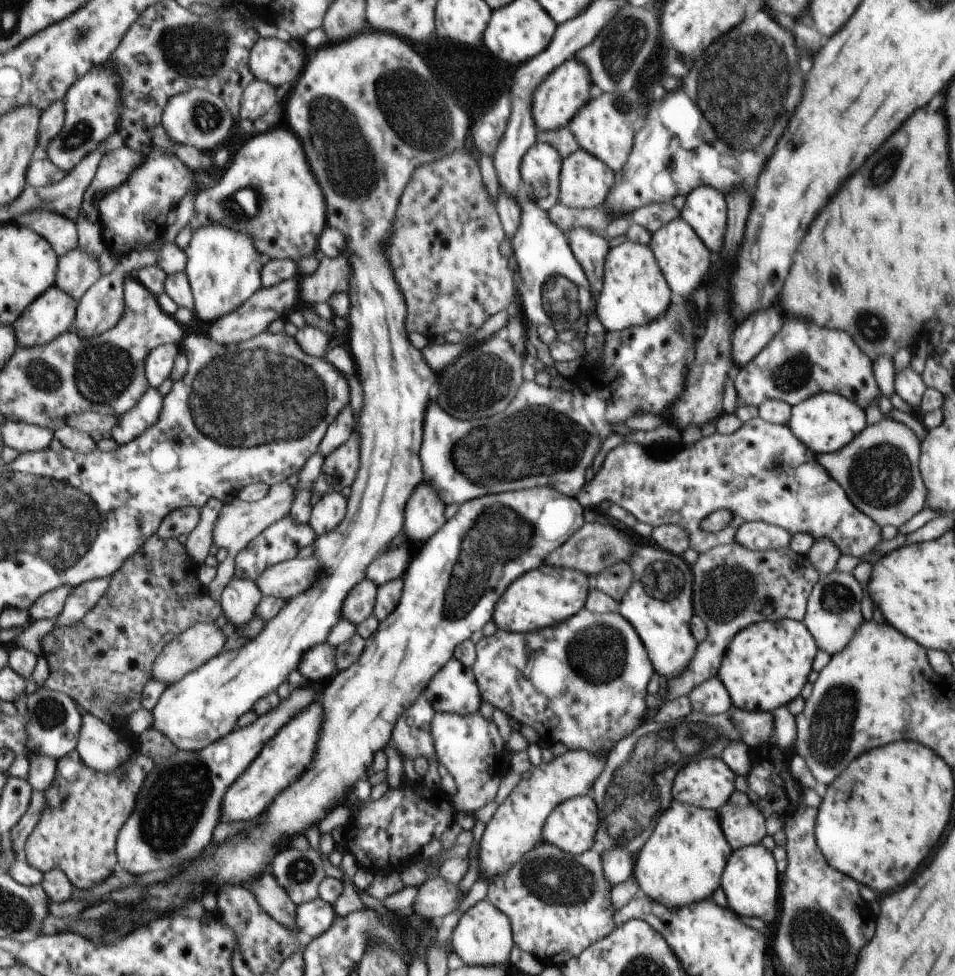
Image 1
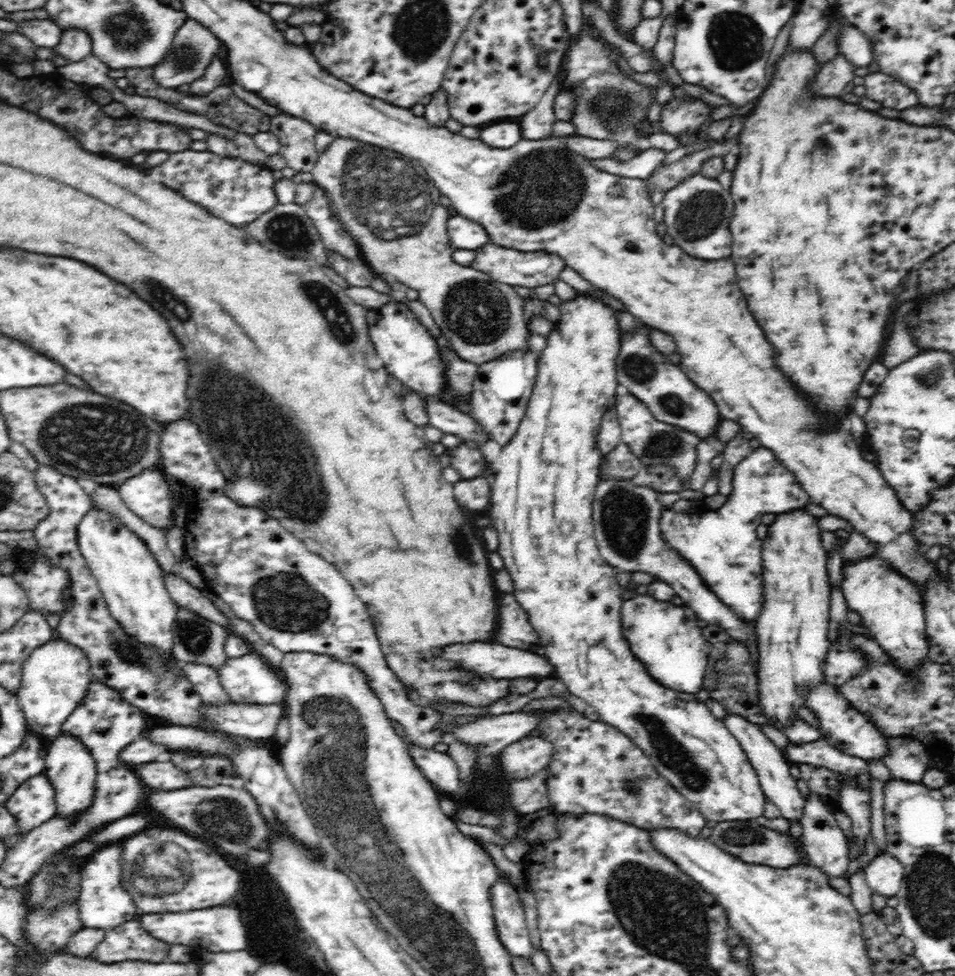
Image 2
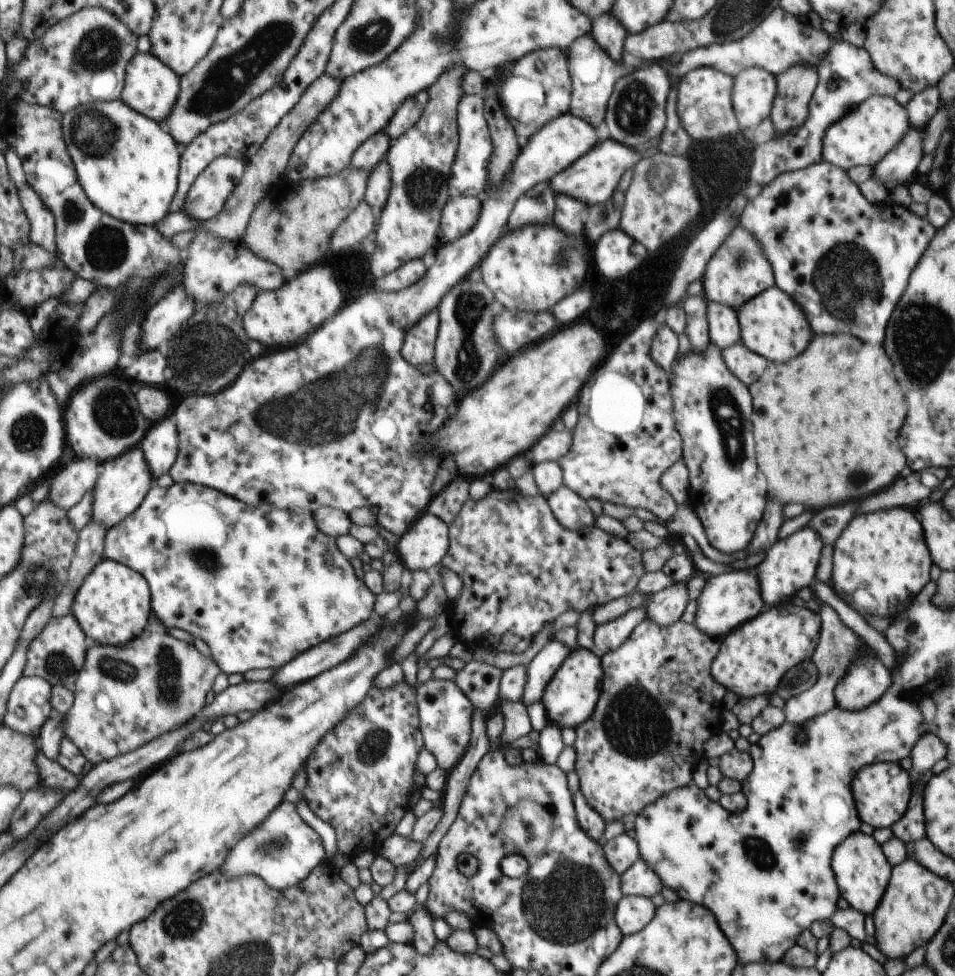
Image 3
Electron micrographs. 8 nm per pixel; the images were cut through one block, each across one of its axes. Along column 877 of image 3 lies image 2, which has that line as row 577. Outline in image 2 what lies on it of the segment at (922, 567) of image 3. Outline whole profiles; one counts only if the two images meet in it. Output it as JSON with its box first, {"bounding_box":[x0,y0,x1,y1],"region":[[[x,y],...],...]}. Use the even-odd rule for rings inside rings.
{"bounding_box":[488,293,768,823],"region":[[[579,293],[572,300],[563,301],[559,309],[561,312],[560,319],[555,323],[554,330],[545,337],[547,346],[538,354],[537,376],[532,394],[529,397],[528,406],[525,410],[524,419],[520,422],[514,438],[506,443],[506,446],[503,446],[500,456],[488,466],[491,473],[491,508],[488,514],[490,514],[492,521],[491,525],[498,533],[498,540],[500,542],[498,552],[500,552],[500,556],[504,559],[504,569],[510,573],[510,576],[512,576],[511,579],[514,580],[514,596],[520,602],[520,606],[528,612],[528,618],[530,618],[534,630],[538,632],[538,636],[540,636],[540,640],[544,644],[546,656],[548,656],[548,660],[556,668],[556,676],[566,684],[567,688],[570,688],[570,692],[574,696],[586,700],[589,708],[598,712],[600,716],[598,720],[612,727],[616,727],[624,734],[628,734],[632,742],[636,743],[638,748],[642,749],[649,759],[652,760],[654,758],[652,761],[657,772],[662,774],[666,780],[669,780],[670,784],[688,798],[691,803],[694,803],[694,806],[704,814],[706,820],[714,820],[714,822],[721,823],[724,821],[750,821],[756,819],[758,816],[763,815],[764,804],[768,800],[760,786],[756,769],[754,769],[752,763],[748,760],[738,739],[730,733],[730,729],[726,727],[723,719],[714,717],[708,707],[704,706],[702,702],[698,702],[692,694],[680,694],[680,692],[674,692],[670,688],[662,688],[656,680],[648,678],[646,668],[632,656],[626,640],[622,638],[622,626],[620,626],[622,588],[618,586],[618,582],[616,581],[618,570],[615,567],[608,567],[606,561],[602,559],[599,553],[592,516],[592,501],[594,500],[596,486],[598,486],[599,468],[603,460],[602,454],[597,450],[597,435],[606,410],[614,403],[616,386],[619,384],[618,380],[616,380],[616,363],[614,360],[616,360],[618,350],[620,350],[620,336],[622,334],[620,334],[621,329],[618,330],[619,324],[616,322],[616,318],[614,318],[614,309],[610,308],[610,305],[606,305],[598,297]]]}

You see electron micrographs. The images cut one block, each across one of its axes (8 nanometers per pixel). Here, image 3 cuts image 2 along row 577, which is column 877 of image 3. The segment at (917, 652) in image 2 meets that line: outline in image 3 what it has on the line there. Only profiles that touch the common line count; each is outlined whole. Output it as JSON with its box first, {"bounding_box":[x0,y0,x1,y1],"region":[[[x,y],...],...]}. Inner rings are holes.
{"bounding_box":[832,833,892,915],"region":[[[865,833],[850,834],[844,842],[840,842],[832,855],[832,870],[840,890],[840,896],[848,902],[849,906],[859,910],[865,915],[873,915],[884,898],[888,888],[888,880],[892,878],[892,866],[881,845],[874,837]]]}

